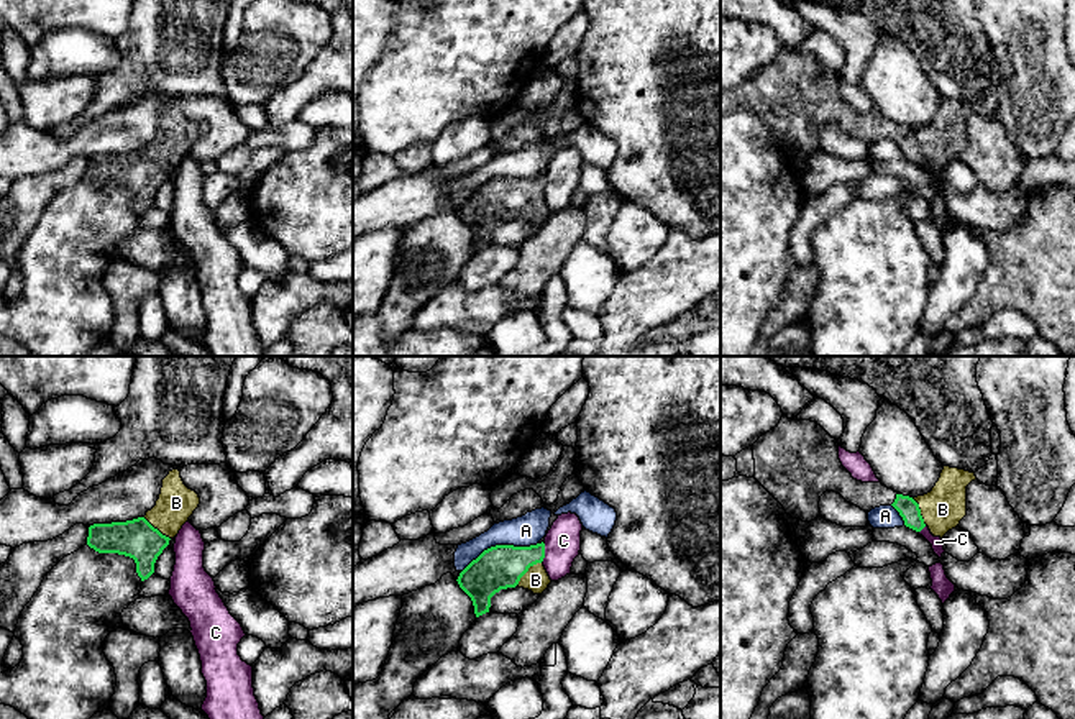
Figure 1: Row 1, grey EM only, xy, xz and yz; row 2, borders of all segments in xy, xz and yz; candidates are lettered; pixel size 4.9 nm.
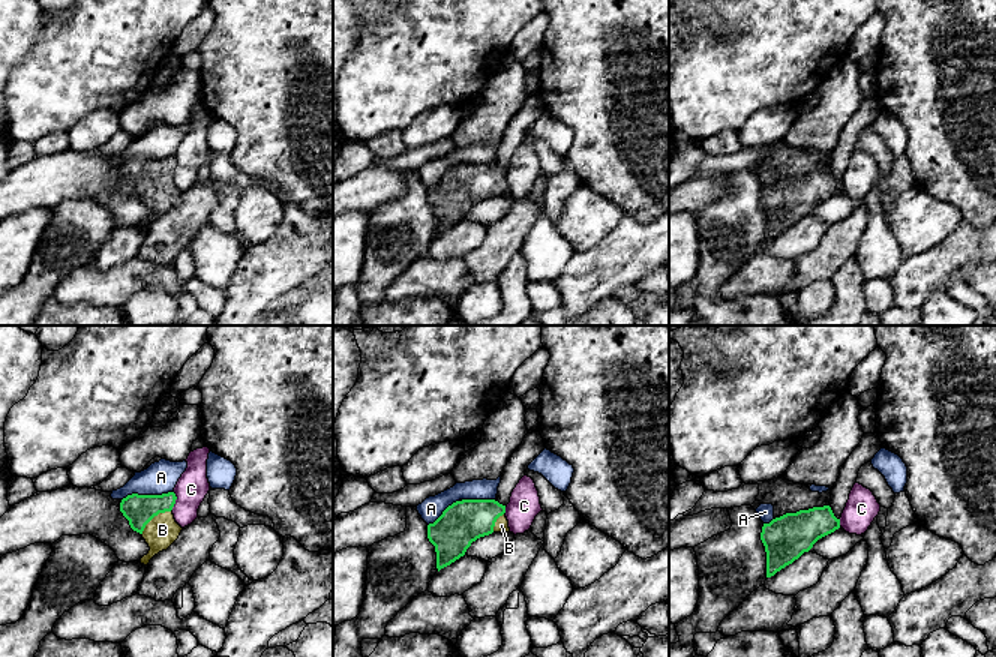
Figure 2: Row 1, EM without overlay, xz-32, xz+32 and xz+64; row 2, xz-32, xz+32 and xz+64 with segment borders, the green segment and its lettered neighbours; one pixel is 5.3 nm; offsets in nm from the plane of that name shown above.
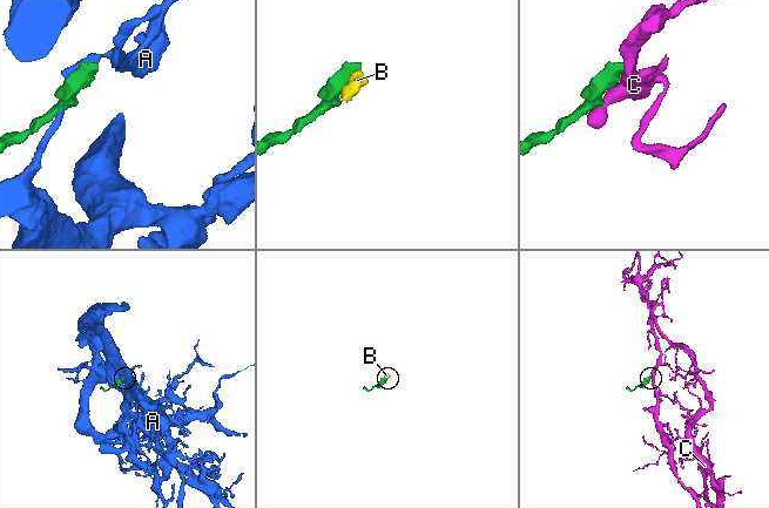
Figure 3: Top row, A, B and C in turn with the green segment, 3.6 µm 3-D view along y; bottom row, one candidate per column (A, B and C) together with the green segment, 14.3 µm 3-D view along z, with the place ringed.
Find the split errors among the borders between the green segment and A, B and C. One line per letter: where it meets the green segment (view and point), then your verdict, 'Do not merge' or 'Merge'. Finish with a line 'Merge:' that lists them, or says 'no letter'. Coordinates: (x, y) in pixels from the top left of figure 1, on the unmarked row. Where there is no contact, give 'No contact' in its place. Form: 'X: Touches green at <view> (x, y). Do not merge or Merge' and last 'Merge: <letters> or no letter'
A: Touches green at xz (499, 178). Do not merge
B: Touches green at xz (527, 202). Merge
C: Touches green at xz (544, 186). Do not merge
Merge: B

